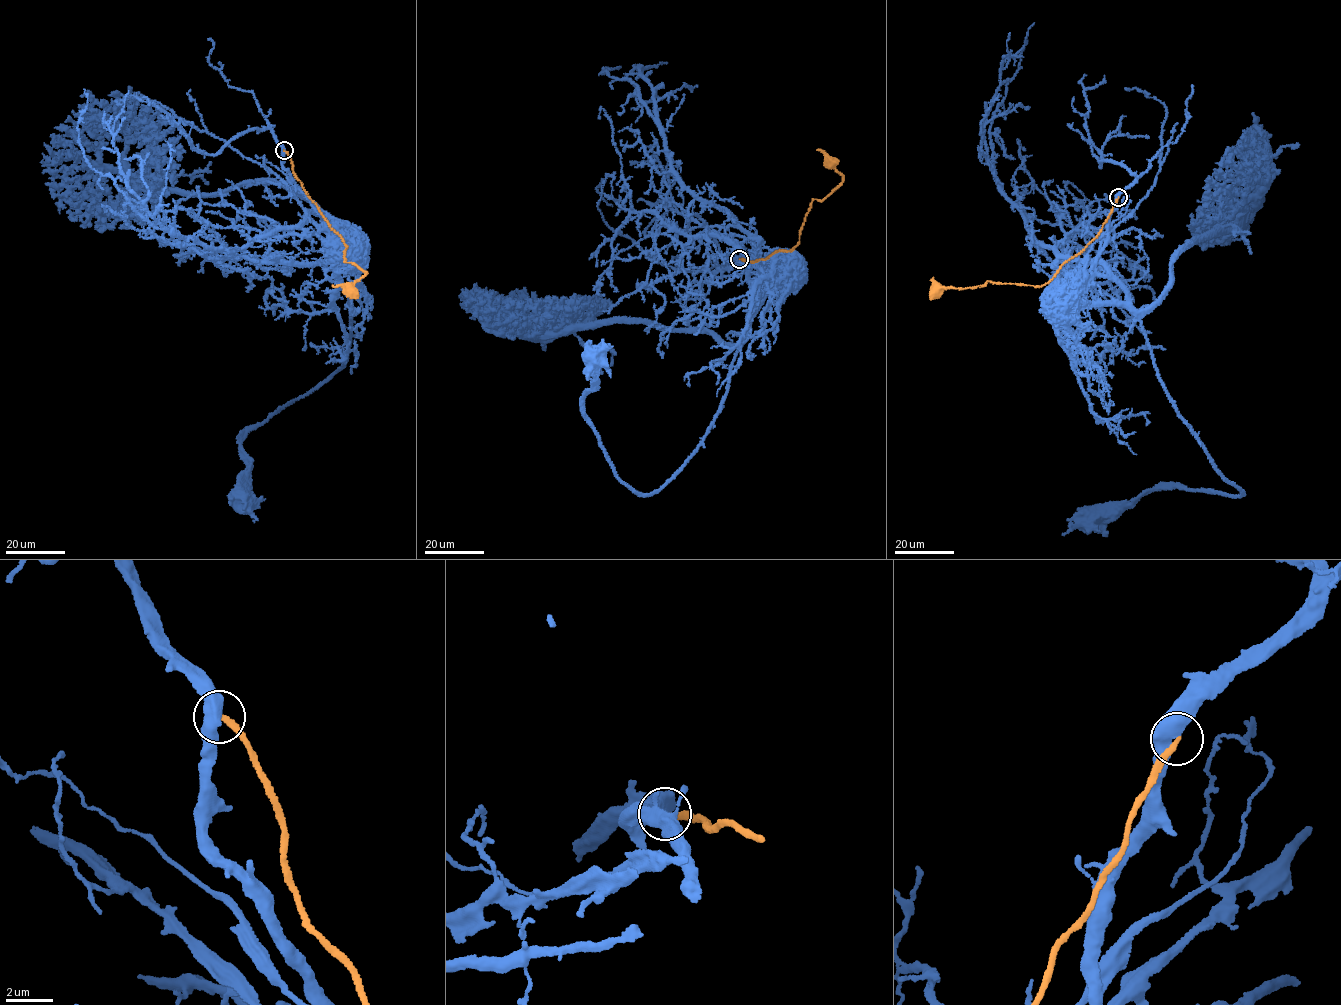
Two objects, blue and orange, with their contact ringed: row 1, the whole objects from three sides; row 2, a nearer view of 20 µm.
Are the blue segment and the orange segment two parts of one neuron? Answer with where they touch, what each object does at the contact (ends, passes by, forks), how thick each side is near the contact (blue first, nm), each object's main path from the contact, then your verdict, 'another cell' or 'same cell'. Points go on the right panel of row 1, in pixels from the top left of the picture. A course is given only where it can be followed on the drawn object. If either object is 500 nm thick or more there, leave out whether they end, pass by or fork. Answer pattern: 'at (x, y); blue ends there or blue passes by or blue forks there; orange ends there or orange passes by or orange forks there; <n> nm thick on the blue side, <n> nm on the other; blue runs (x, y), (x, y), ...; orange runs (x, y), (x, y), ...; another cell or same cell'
at (1118, 197); 500 nm thick on the blue side, 240 nm on the other; blue runs (1118, 198), (1097, 270), (1139, 317), (1178, 417), (1243, 494), (1150, 488), (1132, 505), (1087, 517); orange runs (1118, 198), (1099, 233), (1045, 284), (1037, 286), (986, 281), (984, 285), (936, 290); another cell

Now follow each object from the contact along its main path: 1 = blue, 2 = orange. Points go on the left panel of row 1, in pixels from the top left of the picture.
1: (284, 150), (295, 185), (327, 216), (351, 336), (337, 372), (246, 434), (242, 499)
2: (284, 150), (296, 177), (331, 228), (340, 235), (346, 247), (344, 261), (367, 272), (350, 289)

